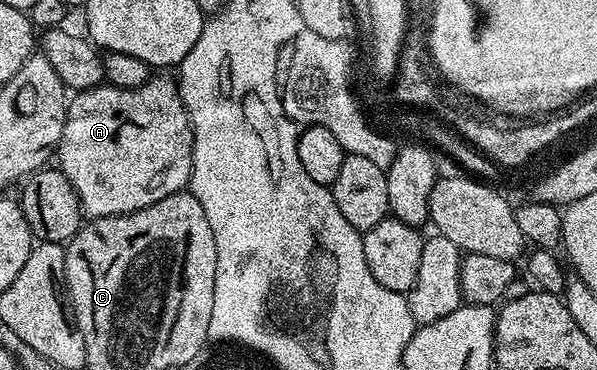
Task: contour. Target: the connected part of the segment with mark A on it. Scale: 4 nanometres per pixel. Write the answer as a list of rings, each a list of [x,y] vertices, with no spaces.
[[[153,76],[139,88],[120,90],[118,86],[102,84],[89,90],[76,91],[65,112],[63,136],[57,145],[55,158],[56,161],[61,161],[58,162],[59,168],[65,173],[67,180],[71,180],[71,188],[75,188],[75,192],[79,196],[81,209],[90,219],[106,218],[112,214],[130,214],[139,208],[147,208],[167,196],[182,193],[188,187],[189,178],[193,175],[193,126],[189,122],[189,114],[185,111],[185,105],[181,99],[180,85],[174,79],[172,82],[169,78]]]

